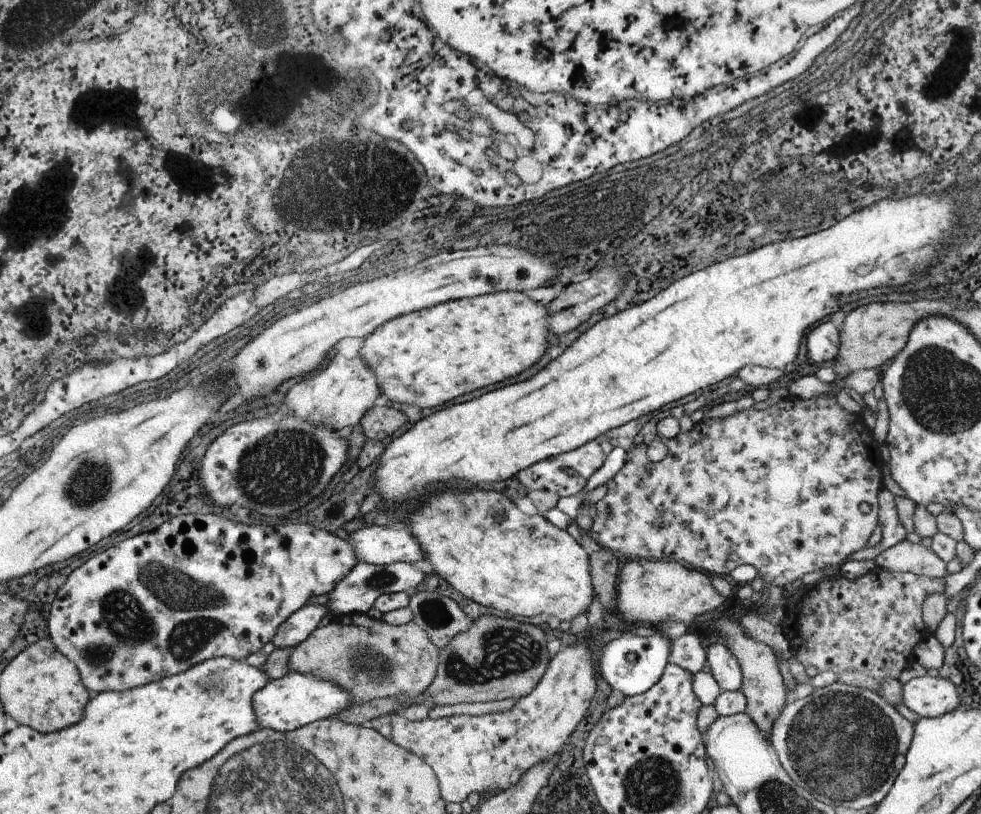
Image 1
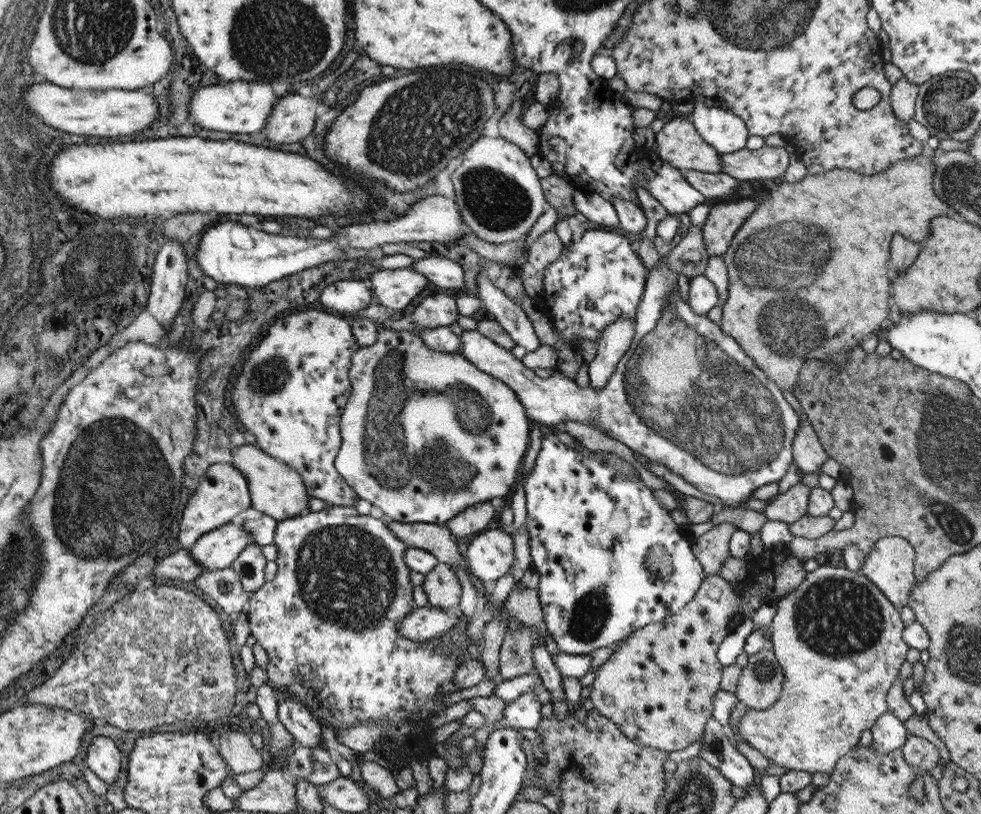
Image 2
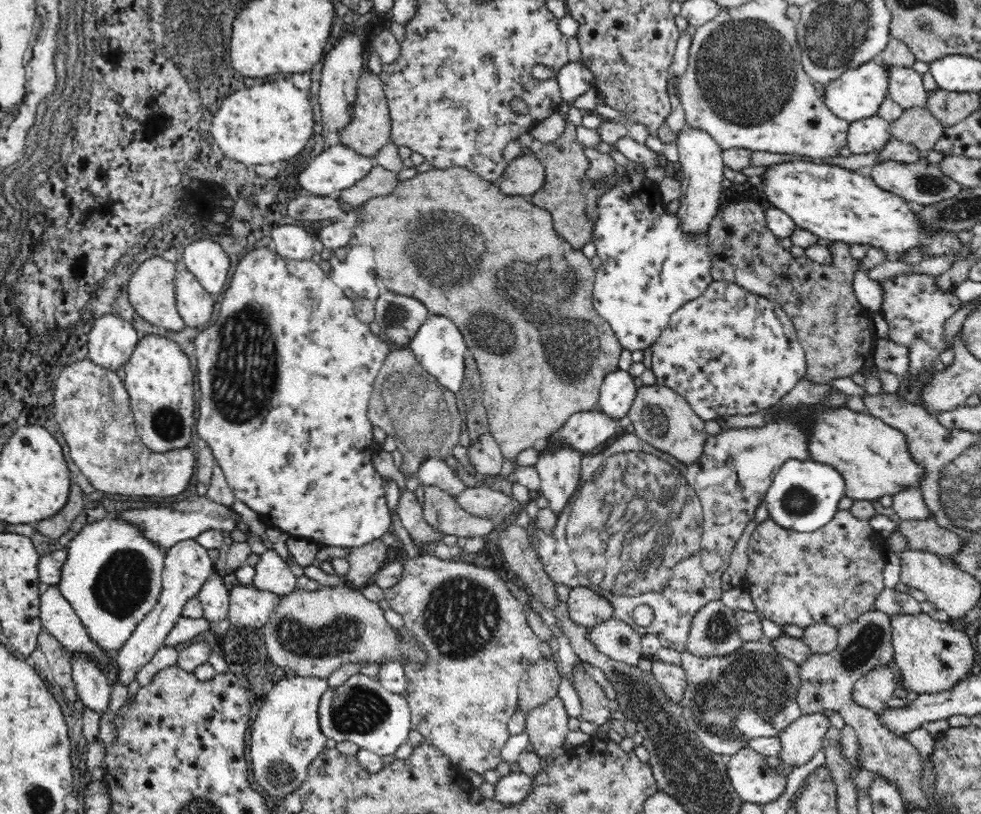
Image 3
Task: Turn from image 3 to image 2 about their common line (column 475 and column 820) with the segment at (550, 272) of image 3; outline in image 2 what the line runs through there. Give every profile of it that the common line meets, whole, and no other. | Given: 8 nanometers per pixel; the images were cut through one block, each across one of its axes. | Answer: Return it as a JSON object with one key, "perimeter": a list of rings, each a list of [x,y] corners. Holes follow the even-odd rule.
{"perimeter":[[[923,148],[921,154],[917,154],[913,158],[899,158],[897,162],[891,162],[887,168],[883,168],[881,172],[875,172],[875,174],[863,174],[853,168],[831,168],[829,172],[821,172],[821,174],[805,174],[797,182],[783,180],[783,182],[771,186],[771,192],[765,196],[765,200],[761,200],[755,206],[755,210],[749,214],[749,218],[745,218],[741,228],[735,232],[733,240],[729,242],[727,252],[723,254],[723,262],[727,266],[727,274],[729,274],[729,294],[723,302],[723,318],[721,318],[719,328],[727,336],[735,338],[735,342],[745,350],[745,354],[751,356],[753,362],[763,372],[767,372],[767,376],[781,390],[783,388],[791,390],[791,386],[797,382],[795,374],[799,374],[805,360],[831,356],[833,360],[841,362],[847,358],[847,346],[861,344],[861,340],[869,338],[875,330],[879,330],[887,322],[887,296],[891,296],[891,278],[887,278],[889,276],[887,260],[889,260],[889,242],[891,242],[893,234],[899,232],[903,238],[925,246],[925,242],[931,234],[929,222],[933,218],[941,218],[941,216],[957,218],[957,214],[949,208],[949,204],[943,202],[941,198],[937,198],[937,194],[933,192],[933,180],[935,180],[935,172],[937,172],[937,164],[933,158],[935,158],[935,152],[929,148]],[[829,238],[831,238],[831,250],[829,250]],[[837,270],[839,272],[843,270],[845,276],[837,278]]]}

